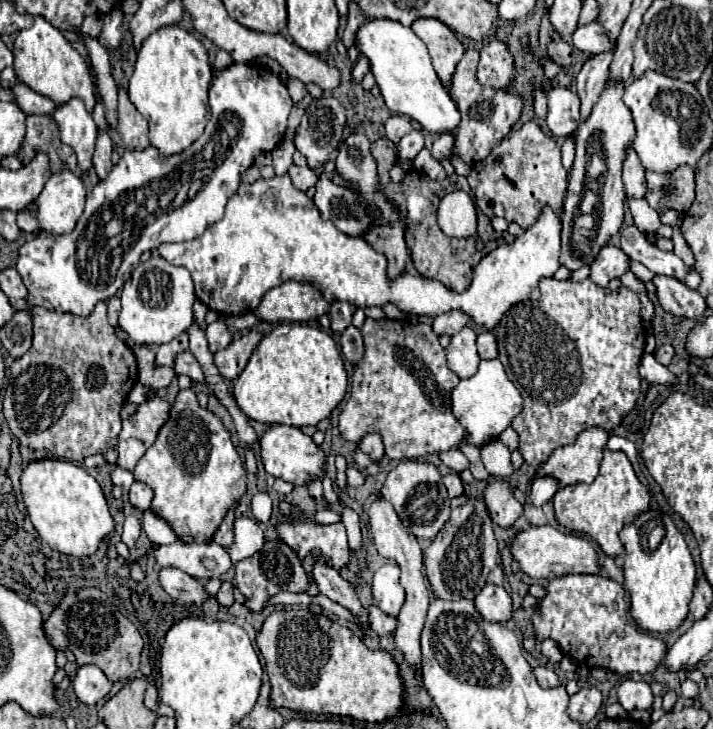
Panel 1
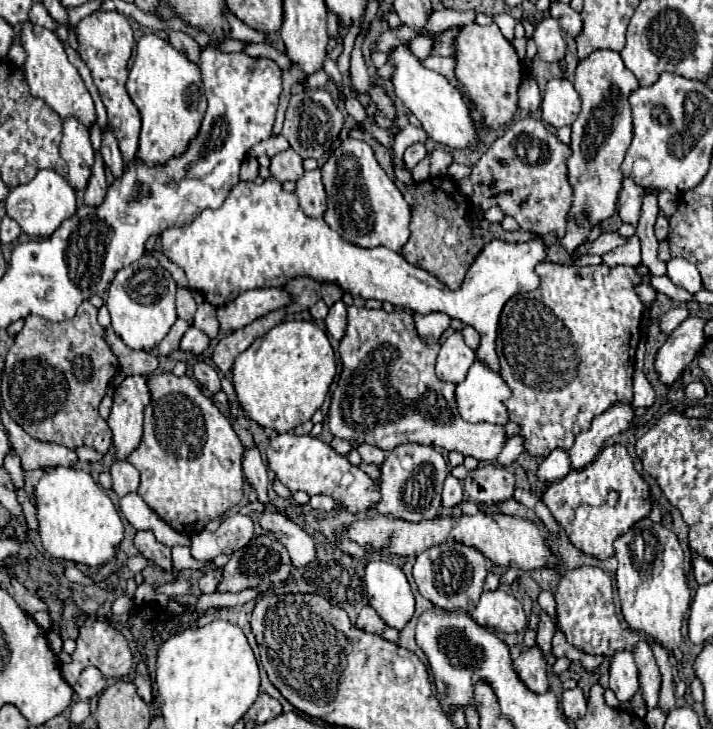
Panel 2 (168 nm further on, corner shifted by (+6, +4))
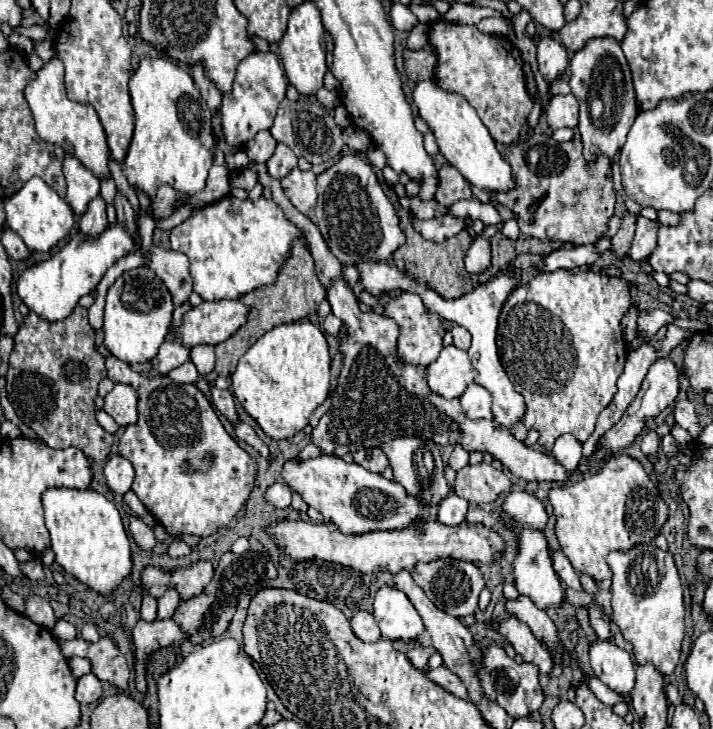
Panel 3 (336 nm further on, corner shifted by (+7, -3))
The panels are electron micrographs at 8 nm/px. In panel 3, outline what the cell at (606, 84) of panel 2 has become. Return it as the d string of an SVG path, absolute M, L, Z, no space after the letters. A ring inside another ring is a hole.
M596 37L588 39L588 43L574 53L570 59L570 87L572 95L580 103L580 123L578 131L582 135L584 143L584 157L586 161L592 161L596 155L604 153L610 159L620 151L624 145L624 139L632 127L632 119L638 115L638 105L634 97L634 85L630 77L630 69L626 63L626 57L620 49L620 43L612 37ZM590 103L602 103L602 113L598 117L592 115Z

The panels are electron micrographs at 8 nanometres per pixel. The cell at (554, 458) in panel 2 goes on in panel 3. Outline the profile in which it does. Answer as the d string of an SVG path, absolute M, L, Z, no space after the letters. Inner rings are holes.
M562 435L562 437L556 441L556 445L554 445L554 449L552 449L552 455L554 455L568 471L572 471L572 469L578 465L580 457L582 457L582 443L580 443L574 435Z

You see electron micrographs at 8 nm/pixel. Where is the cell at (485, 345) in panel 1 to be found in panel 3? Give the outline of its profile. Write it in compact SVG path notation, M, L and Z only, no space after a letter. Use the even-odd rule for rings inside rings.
M454 325L454 327L450 329L450 335L452 335L452 343L454 343L456 347L460 347L462 351L468 351L468 347L470 347L470 333L468 333L464 327Z

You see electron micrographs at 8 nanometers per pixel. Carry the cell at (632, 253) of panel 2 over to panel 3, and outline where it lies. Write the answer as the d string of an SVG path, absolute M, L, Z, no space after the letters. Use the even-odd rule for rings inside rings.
M638 217L636 219L636 235L630 247L630 259L632 261L640 261L640 259L648 259L650 253L656 249L656 235L660 229L660 221L658 219L646 219L646 217Z

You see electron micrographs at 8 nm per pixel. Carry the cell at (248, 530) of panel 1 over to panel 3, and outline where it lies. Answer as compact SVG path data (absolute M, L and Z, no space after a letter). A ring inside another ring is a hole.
M174 589L166 591L166 595L158 599L158 619L170 619L172 613L176 611L178 603L180 603L178 593Z

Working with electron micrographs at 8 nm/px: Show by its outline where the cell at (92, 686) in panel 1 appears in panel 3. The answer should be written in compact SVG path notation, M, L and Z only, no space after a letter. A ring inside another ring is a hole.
M88 673L78 679L76 701L78 703L94 703L102 697L102 683L94 673Z

